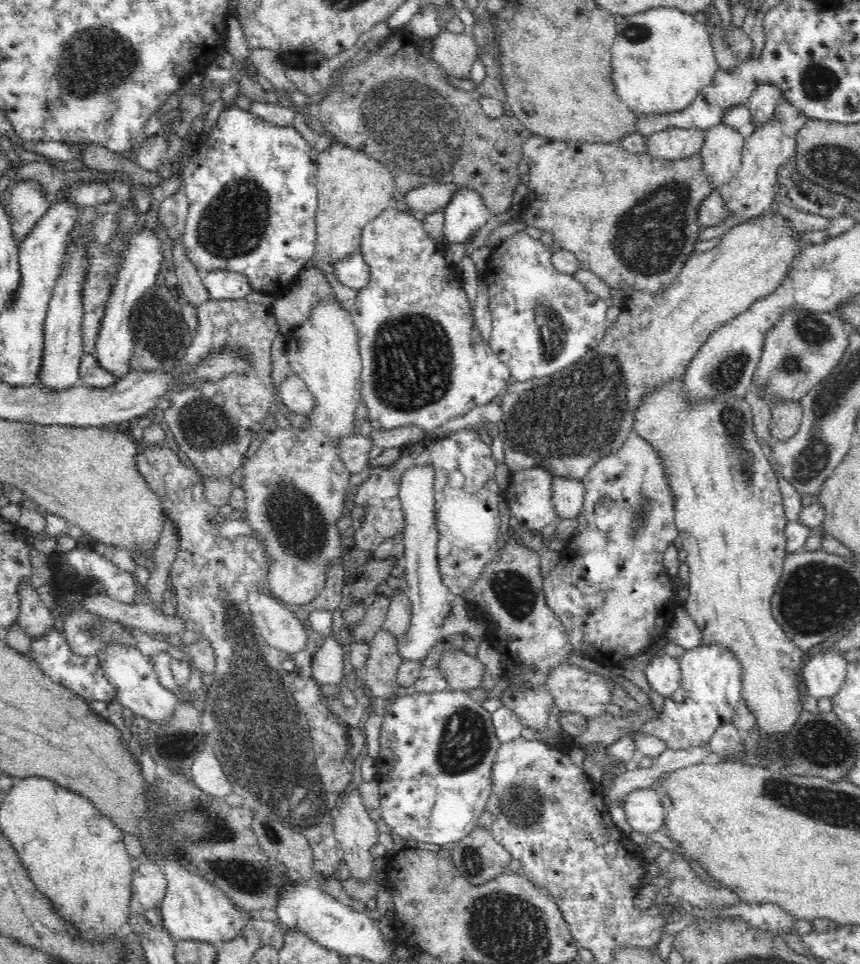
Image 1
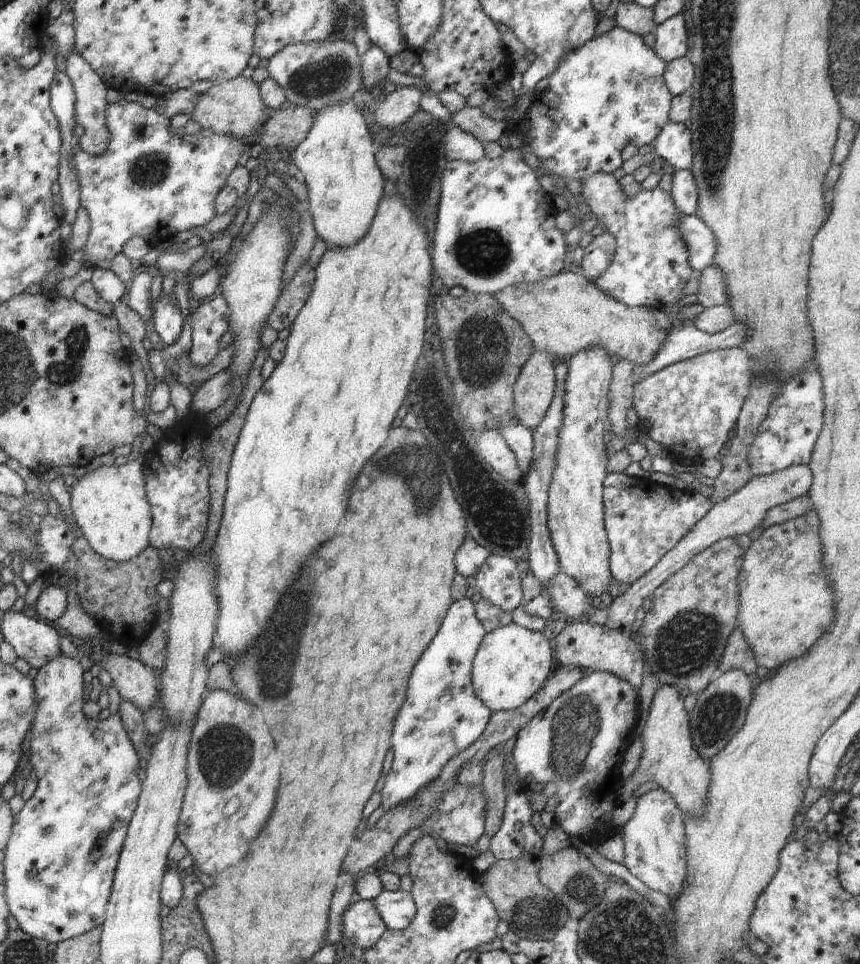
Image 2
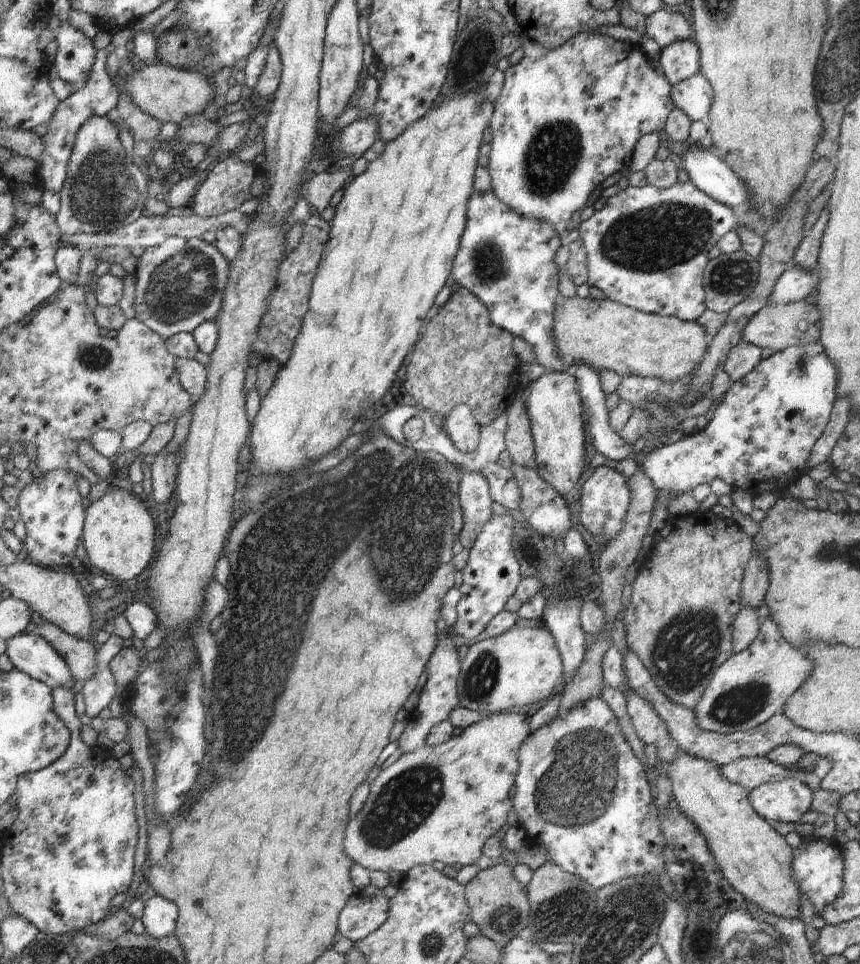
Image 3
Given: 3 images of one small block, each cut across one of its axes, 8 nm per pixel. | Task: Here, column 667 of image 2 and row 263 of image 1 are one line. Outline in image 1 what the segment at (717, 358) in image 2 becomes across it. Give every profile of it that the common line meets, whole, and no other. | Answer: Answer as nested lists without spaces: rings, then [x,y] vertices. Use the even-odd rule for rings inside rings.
[[[395,205],[389,206],[363,228],[360,253],[364,257],[366,264],[370,266],[370,282],[358,291],[349,313],[357,330],[359,351],[362,357],[361,400],[367,406],[368,418],[378,420],[382,431],[394,430],[408,425],[418,425],[426,432],[430,432],[434,428],[446,424],[450,418],[468,414],[472,408],[494,401],[498,394],[503,393],[507,389],[511,382],[509,368],[494,354],[488,342],[484,342],[480,331],[477,329],[472,309],[470,309],[470,302],[466,297],[464,287],[462,287],[462,273],[459,267],[450,265],[446,257],[438,252],[438,244],[434,243],[434,240],[428,236],[428,232],[423,227],[423,221],[410,215],[410,212],[406,213],[400,211],[400,209],[397,210]]]

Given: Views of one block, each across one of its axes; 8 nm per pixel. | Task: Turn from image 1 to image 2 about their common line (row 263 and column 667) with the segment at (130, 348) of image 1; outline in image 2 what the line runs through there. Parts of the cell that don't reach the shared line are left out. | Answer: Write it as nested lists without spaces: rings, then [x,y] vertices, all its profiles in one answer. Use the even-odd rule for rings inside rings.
[[[668,122],[653,142],[654,152],[678,170],[690,170],[694,160],[691,130],[685,123]]]

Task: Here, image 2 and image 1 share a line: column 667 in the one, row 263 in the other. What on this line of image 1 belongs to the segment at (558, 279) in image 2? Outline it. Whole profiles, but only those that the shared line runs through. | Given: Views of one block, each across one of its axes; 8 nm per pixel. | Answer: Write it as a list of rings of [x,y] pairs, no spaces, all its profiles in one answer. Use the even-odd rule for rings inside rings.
[[[335,141],[326,151],[320,151],[317,161],[316,253],[311,265],[325,274],[334,275],[335,263],[359,253],[363,228],[393,205],[394,184],[393,175],[365,152]]]

